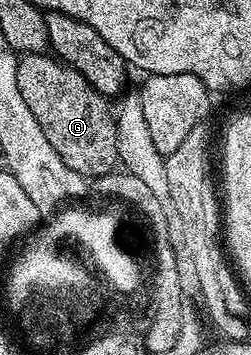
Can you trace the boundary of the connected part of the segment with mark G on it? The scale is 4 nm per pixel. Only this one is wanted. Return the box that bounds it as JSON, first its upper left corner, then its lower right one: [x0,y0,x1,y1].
[16,52,120,178]

